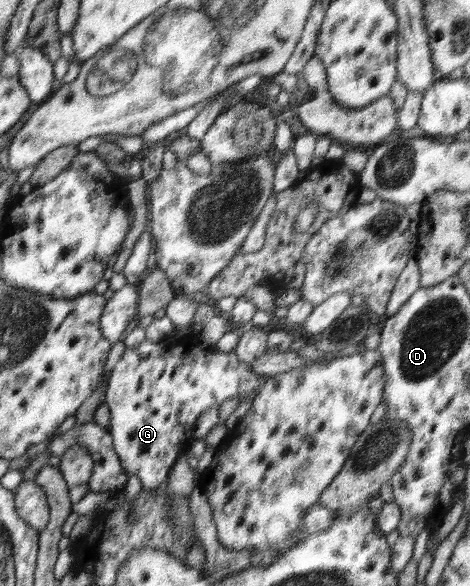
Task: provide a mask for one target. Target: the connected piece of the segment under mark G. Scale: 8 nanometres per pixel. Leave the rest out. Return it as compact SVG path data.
M149 339L139 347L126 349L107 381L104 401L111 415L108 431L123 470L136 475L144 489L157 488L192 439L200 414L212 405L220 406L232 395L238 395L240 401L250 397L263 375L233 352L194 347L188 359L172 357L170 349L166 351Z

